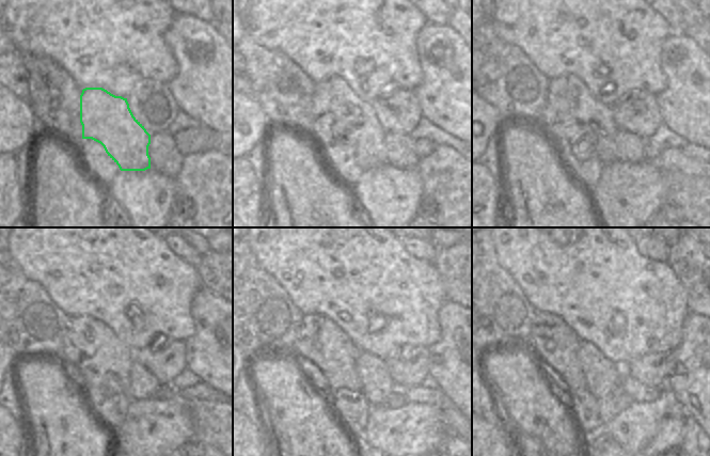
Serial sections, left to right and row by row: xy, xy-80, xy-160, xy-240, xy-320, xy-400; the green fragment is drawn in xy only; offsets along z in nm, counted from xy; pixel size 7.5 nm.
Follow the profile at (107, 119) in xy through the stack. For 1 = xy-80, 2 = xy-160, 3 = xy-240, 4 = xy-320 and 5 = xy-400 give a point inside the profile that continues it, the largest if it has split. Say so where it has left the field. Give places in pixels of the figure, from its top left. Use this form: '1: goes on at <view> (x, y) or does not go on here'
1: goes on at xy-80 (338, 112)
2: goes on at xy-160 (571, 112)
3: goes on at xy-240 (91, 349)
4: goes on at xy-320 (320, 342)
5: goes on at xy-400 (556, 345)

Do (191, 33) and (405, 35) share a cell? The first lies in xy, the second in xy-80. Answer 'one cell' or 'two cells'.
two cells

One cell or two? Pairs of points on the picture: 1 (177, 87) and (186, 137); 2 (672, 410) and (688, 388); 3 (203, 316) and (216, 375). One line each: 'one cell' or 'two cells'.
1: two cells
2: two cells
3: one cell

